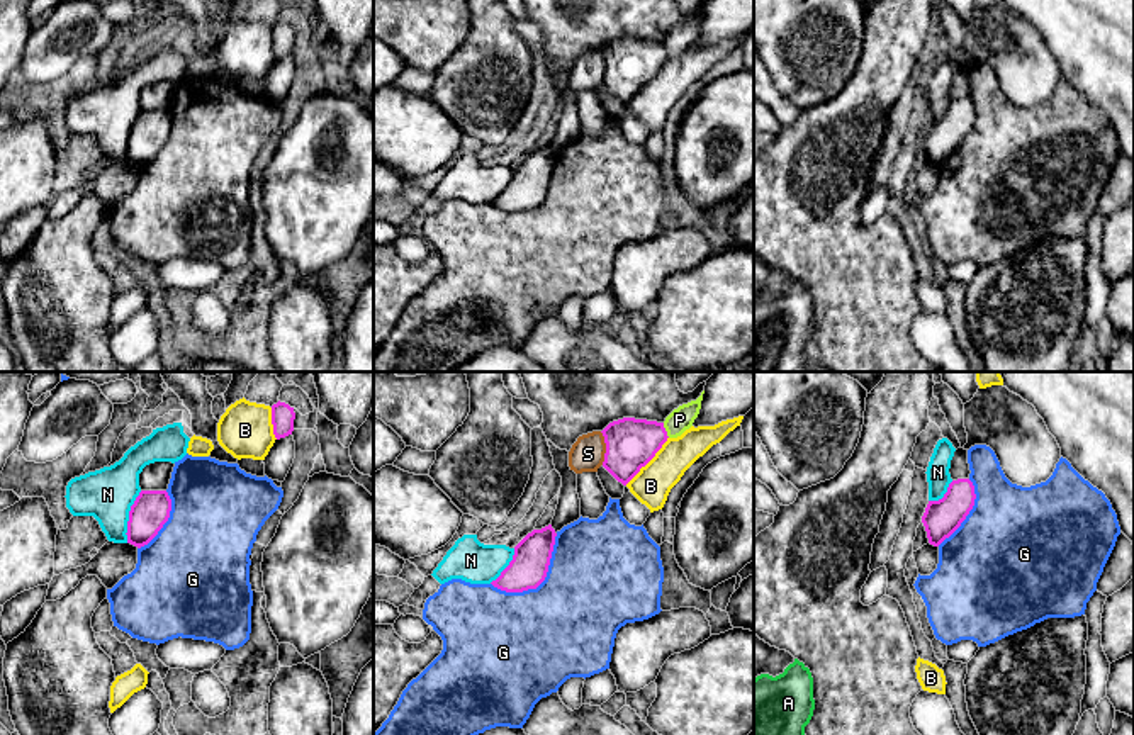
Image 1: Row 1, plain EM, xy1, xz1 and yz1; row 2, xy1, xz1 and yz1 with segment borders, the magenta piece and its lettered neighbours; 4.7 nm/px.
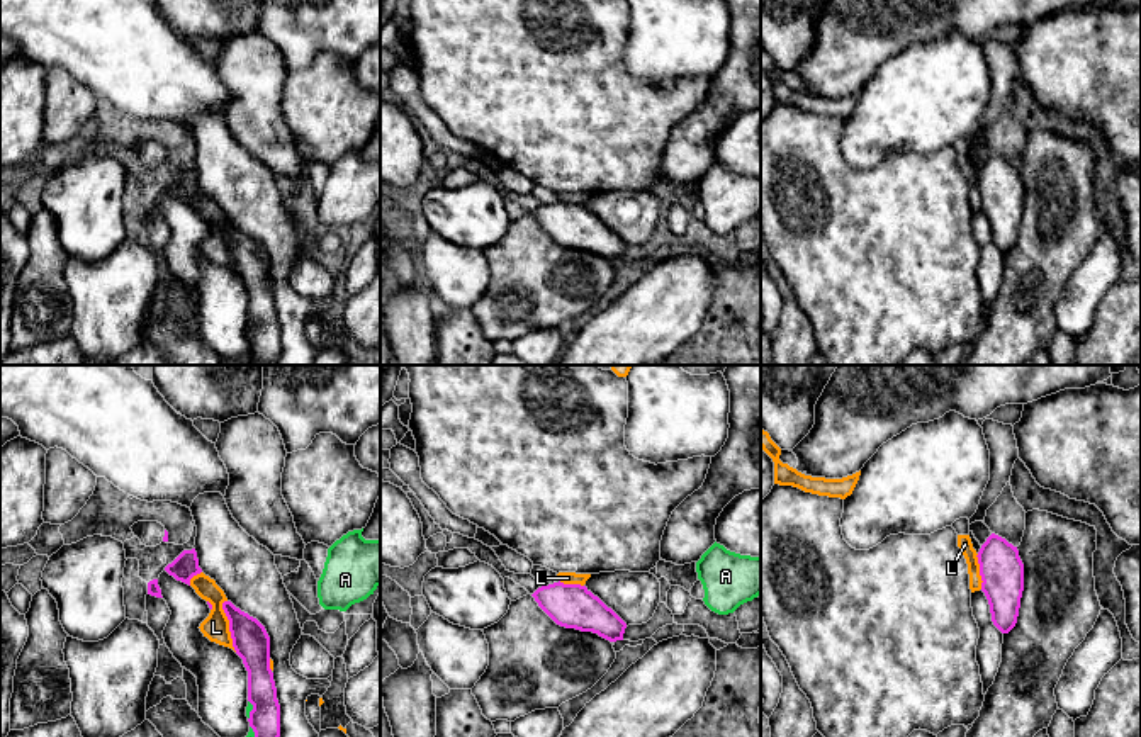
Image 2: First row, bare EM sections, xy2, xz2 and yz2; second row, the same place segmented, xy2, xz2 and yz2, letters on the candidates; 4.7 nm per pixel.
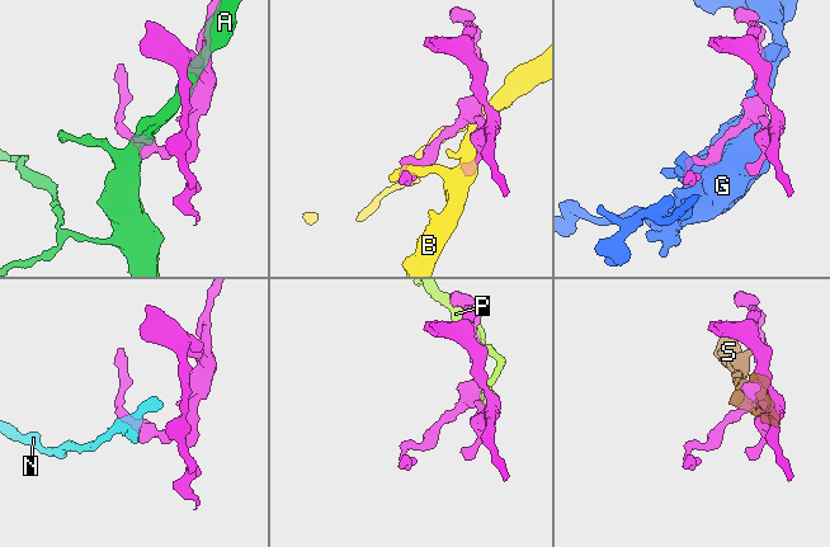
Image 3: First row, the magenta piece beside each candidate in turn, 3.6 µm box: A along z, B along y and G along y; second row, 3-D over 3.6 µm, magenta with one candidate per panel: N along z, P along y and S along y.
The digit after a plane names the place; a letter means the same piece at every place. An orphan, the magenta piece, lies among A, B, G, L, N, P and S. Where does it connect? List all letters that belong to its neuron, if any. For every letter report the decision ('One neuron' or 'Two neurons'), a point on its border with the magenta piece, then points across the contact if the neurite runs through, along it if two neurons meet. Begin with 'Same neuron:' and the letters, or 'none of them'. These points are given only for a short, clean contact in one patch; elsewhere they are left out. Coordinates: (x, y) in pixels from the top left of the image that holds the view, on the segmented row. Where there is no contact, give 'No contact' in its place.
Same neuron: none of them
A: Two neurons. Touches magenta at xy2 (252, 710)
B: Two neurons. Touches magenta at xz1 (649, 460)
G: Two neurons. Touches magenta at xz1 (540, 583)
L: Two neurons. Touches magenta at xy2 (230, 625)
N: Two neurons. Touches magenta at xy1 (129, 516). Boundary: xy1 (141, 491), (129, 511), (126, 542)
P: Two neurons. Touches magenta at xz1 (664, 430)
S: Two neurons. Touches magenta at xz1 (606, 448)

